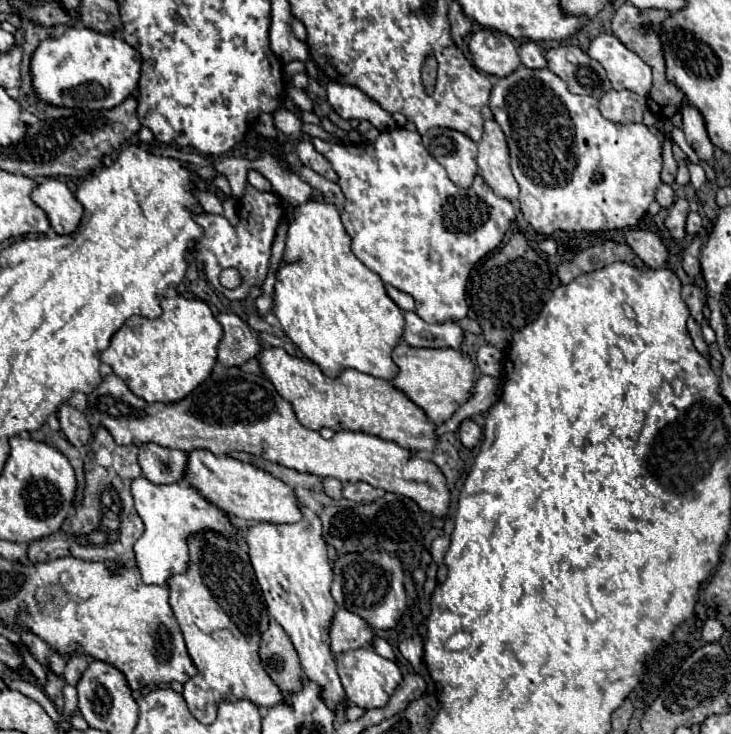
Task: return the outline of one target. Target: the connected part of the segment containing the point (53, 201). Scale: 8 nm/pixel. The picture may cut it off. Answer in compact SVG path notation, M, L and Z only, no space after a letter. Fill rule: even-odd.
M43 179L31 197L47 213L55 233L71 235L79 229L83 205L75 199L75 193L71 193L63 181Z

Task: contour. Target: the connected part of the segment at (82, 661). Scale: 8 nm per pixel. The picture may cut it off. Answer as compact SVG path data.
M71 655L69 661L67 661L67 667L65 667L65 671L63 671L65 681L67 681L69 685L77 685L77 681L81 679L81 675L83 675L83 671L87 669L89 663L91 663L91 661L87 659L87 655Z

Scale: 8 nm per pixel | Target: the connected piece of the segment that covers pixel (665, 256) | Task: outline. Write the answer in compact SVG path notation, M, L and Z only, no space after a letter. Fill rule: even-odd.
M627 229L625 241L647 267L651 269L669 267L669 253L659 235L641 229Z

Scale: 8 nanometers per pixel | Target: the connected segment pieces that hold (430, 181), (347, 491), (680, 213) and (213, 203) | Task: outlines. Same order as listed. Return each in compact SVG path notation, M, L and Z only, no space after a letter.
M383 131L373 143L361 141L351 145L337 145L323 139L313 139L313 145L339 175L339 187L347 197L341 219L353 239L351 249L357 259L375 271L385 285L393 285L413 295L417 305L415 313L427 323L463 319L469 309L465 301L469 271L481 257L497 249L503 241L503 235L515 219L513 203L497 197L481 175L475 177L471 189L457 187L447 177L447 171L423 147L421 135L417 131Z
M363 481L349 483L349 485L343 487L343 497L351 499L351 501L357 501L357 503L361 503L361 501L375 501L375 499L379 499L383 495L385 495L383 489L377 489L377 487L369 485L369 483L363 483Z
M677 199L673 203L673 207L669 209L669 217L665 221L665 225L671 229L671 235L677 239L683 239L685 237L685 219L687 219L687 213L689 213L689 203L687 199Z
M199 191L197 197L199 197L199 201L201 201L201 205L203 205L203 209L205 209L207 213L223 215L223 205L221 205L221 201L217 199L215 193L211 193L211 191Z

